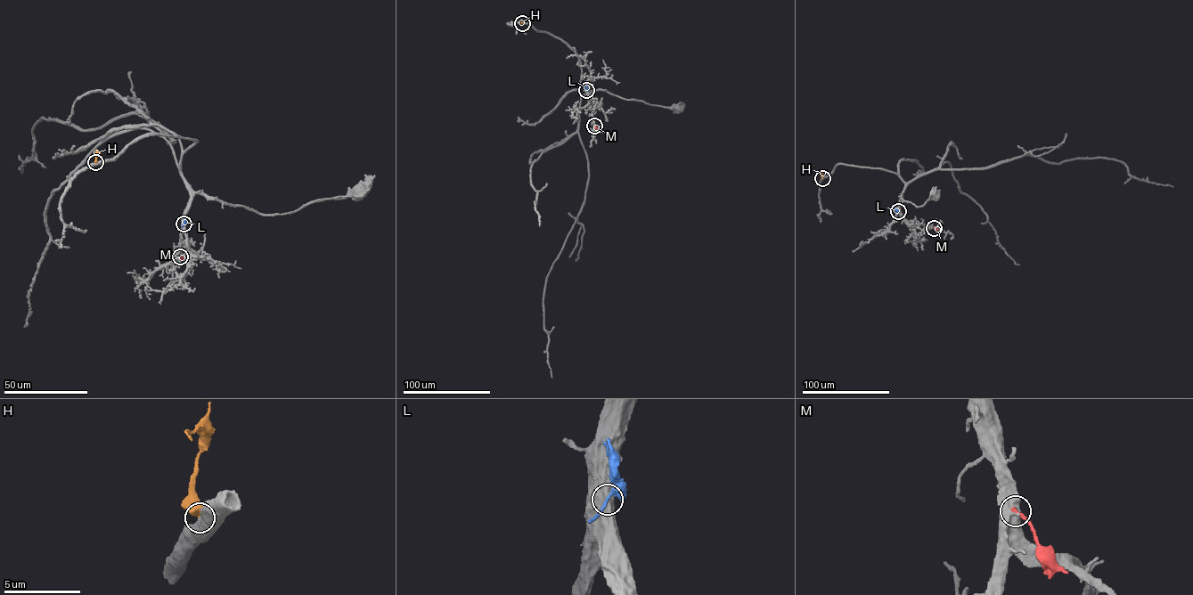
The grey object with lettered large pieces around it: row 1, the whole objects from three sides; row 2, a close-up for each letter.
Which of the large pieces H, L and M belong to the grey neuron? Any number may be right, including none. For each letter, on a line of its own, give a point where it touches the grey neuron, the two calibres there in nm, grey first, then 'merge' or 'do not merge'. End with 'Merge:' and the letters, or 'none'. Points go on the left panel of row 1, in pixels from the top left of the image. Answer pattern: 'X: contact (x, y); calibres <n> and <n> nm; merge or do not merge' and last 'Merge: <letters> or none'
H: contact (95, 162); calibres 750 and 600 nm; do not merge
L: contact (183, 224); calibres 800 and 360 nm; do not merge
M: contact (180, 256); calibres 500 and 280 nm; do not merge
Merge: none

